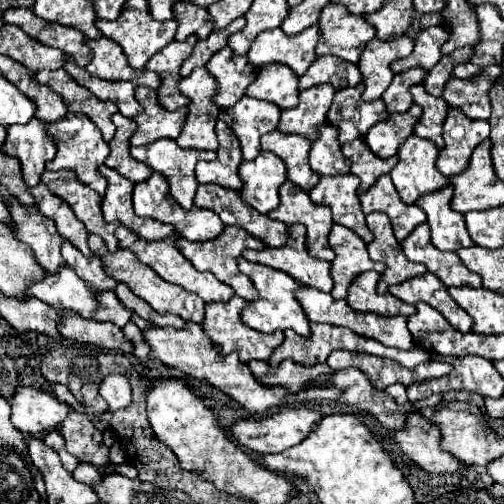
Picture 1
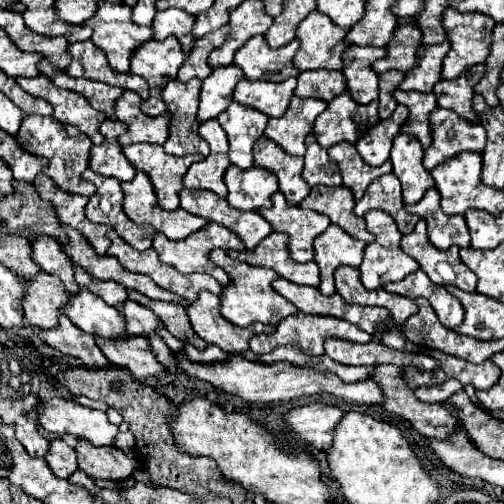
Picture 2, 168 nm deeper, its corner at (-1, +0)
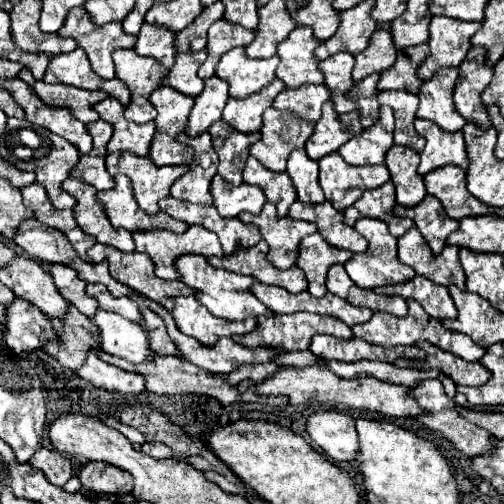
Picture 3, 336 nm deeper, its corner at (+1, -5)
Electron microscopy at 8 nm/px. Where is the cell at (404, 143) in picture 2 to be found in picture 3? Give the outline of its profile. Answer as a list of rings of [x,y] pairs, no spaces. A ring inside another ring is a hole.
[[[392,146],[386,154],[386,168],[396,186],[396,202],[416,206],[426,196],[426,186],[418,174],[418,154],[406,146]]]

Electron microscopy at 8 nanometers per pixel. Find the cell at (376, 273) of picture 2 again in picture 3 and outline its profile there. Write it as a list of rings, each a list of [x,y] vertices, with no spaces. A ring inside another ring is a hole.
[[[360,218],[354,226],[366,240],[368,240],[368,250],[362,252],[362,254],[354,254],[346,264],[346,272],[348,276],[352,278],[352,282],[360,288],[366,288],[366,290],[372,290],[372,288],[378,288],[378,286],[388,286],[388,284],[402,284],[402,282],[408,282],[416,276],[416,272],[402,264],[398,260],[398,252],[396,252],[396,238],[388,232],[388,226],[382,222],[382,220],[372,220],[372,218]]]

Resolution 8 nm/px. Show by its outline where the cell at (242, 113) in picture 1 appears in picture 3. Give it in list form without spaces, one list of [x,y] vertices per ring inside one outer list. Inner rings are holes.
[[[214,122],[210,126],[210,134],[220,158],[218,174],[226,178],[230,184],[240,186],[244,164],[248,158],[248,148],[256,140],[260,140],[260,132],[236,132],[236,128],[232,128],[230,124]]]

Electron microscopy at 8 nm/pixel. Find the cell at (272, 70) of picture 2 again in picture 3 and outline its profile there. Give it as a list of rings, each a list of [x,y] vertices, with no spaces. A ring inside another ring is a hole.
[[[232,48],[232,52],[226,52],[220,58],[216,74],[230,84],[230,96],[246,98],[276,78],[278,62],[278,56],[258,60],[244,56],[244,48]]]

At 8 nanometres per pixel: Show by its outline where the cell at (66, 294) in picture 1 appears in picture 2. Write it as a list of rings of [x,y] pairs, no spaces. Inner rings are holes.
[[[80,287],[78,295],[70,297],[70,305],[64,307],[66,317],[84,333],[92,333],[106,339],[126,339],[126,321],[116,307],[102,303],[96,295],[90,295],[86,287]]]

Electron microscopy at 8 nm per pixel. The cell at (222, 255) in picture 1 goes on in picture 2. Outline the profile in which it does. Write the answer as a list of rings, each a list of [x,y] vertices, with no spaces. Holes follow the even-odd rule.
[[[208,223],[208,225],[206,225],[206,227],[202,227],[200,231],[196,231],[196,233],[188,235],[186,239],[180,239],[180,241],[166,239],[162,233],[158,233],[158,235],[154,237],[154,241],[152,241],[152,247],[158,251],[158,255],[160,255],[160,261],[162,261],[162,263],[172,265],[174,269],[178,269],[178,271],[180,271],[180,273],[184,273],[184,275],[204,271],[206,275],[214,277],[220,285],[230,283],[230,277],[226,275],[226,271],[222,271],[220,267],[214,267],[214,263],[210,263],[210,259],[208,259],[210,251],[212,251],[212,249],[216,249],[216,247],[220,247],[220,249],[236,249],[236,251],[238,251],[238,247],[240,247],[240,249],[244,251],[242,243],[238,243],[238,237],[236,237],[236,235],[230,235],[230,231],[226,231],[224,227],[218,227],[218,223]]]

